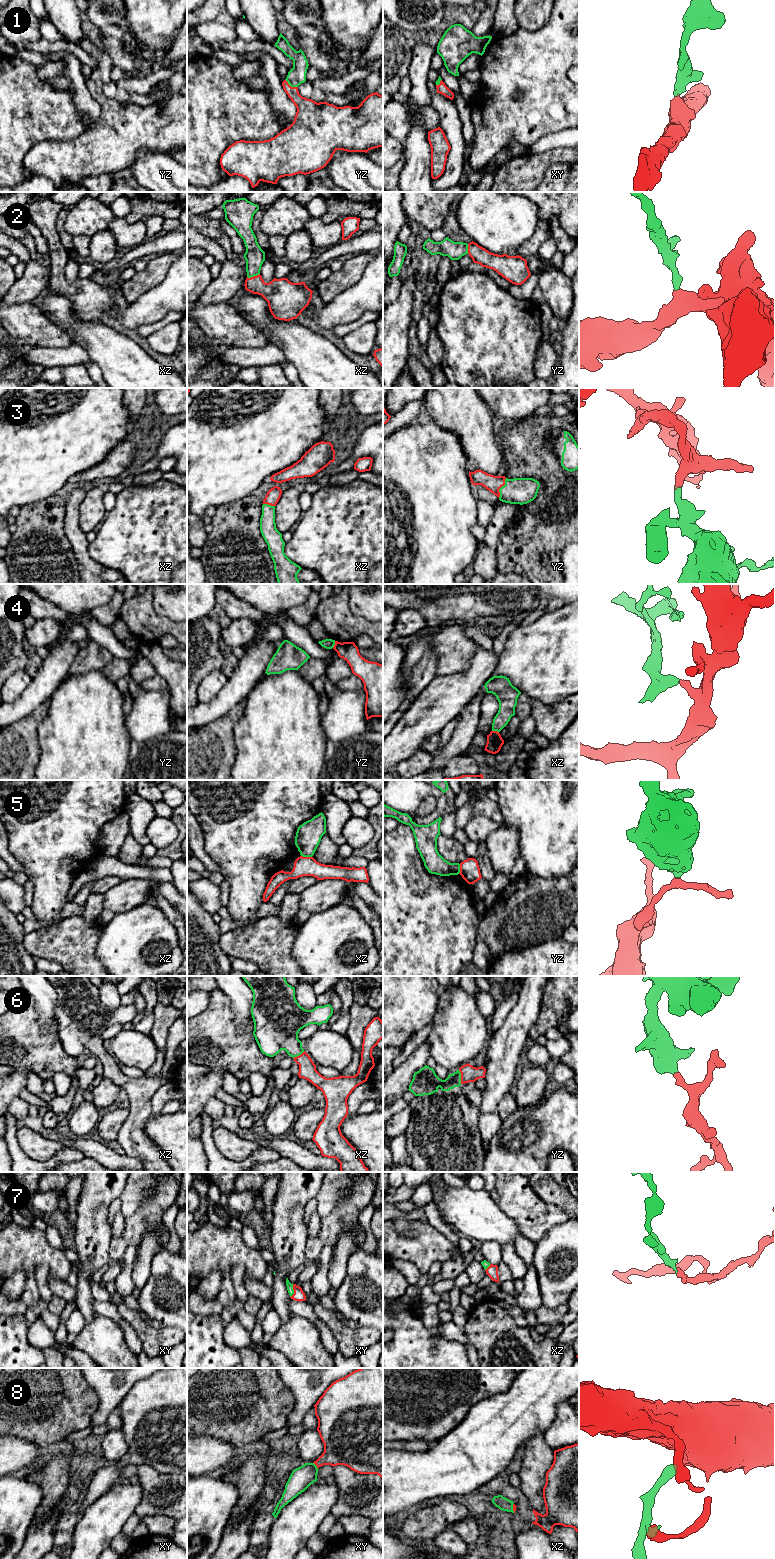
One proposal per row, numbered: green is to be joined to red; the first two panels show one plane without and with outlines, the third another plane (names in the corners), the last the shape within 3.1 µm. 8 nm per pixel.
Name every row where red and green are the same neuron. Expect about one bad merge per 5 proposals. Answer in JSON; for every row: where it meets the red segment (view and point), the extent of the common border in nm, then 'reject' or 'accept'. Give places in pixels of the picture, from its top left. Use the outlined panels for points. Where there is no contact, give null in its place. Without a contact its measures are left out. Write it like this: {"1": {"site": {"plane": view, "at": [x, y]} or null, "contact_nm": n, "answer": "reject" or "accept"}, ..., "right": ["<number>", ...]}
{"1": {"site": {"plane": "yz", "at": [289, 85]}, "contact_nm": 120, "answer": "accept"}, "2": {"site": {"plane": "xz", "at": [254, 276]}, "contact_nm": 110, "answer": "accept"}, "3": {"site": {"plane": "yz", "at": [500, 487]}, "contact_nm": 170, "answer": "accept"}, "4": {"site": {"plane": "yz", "at": [335, 644]}, "contact_nm": 60, "answer": "reject"}, "5": {"site": {"plane": "xz", "at": [306, 857]}, "contact_nm": 90, "answer": "reject"}, "6": {"site": {"plane": "yz", "at": [461, 1077]}, "contact_nm": 110, "answer": "accept"}, "7": {"site": {"plane": "xy", "at": [294, 1291]}, "contact_nm": 110, "answer": "accept"}, "8": {"site": {"plane": "xy", "at": [315, 1464]}, "contact_nm": 70, "answer": "accept"}, "right": ["1", "2", "3", "6", "7", "8"]}

